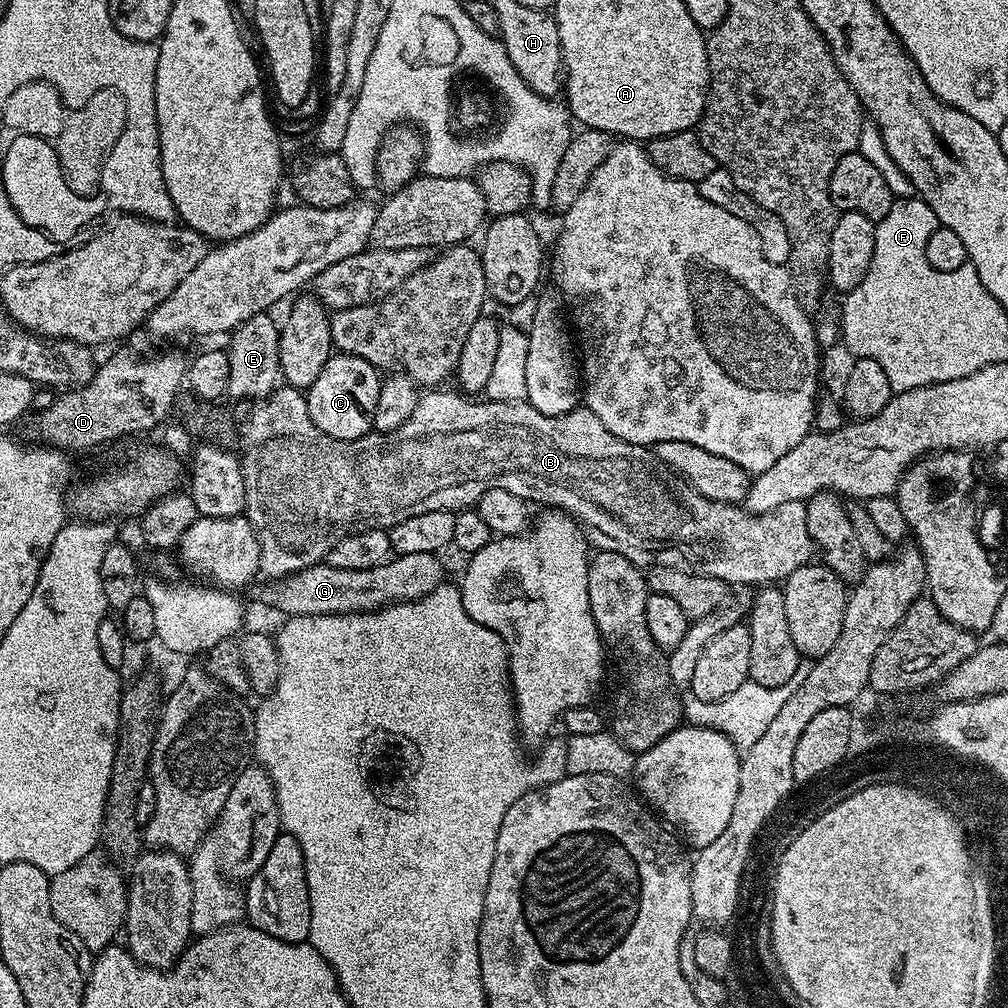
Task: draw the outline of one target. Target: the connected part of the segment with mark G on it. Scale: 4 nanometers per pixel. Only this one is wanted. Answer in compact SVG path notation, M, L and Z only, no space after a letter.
M436 554L393 555L384 564L366 570L342 570L321 562L275 582L264 582L258 600L277 607L289 617L300 615L350 615L374 612L389 604L415 602L445 579L441 557Z

